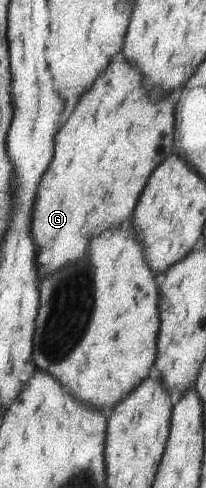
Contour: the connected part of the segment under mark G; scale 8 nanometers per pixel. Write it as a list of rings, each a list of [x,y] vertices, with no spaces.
[[[123,56],[117,58],[117,62],[101,74],[101,78],[97,78],[97,86],[93,86],[93,90],[89,90],[79,104],[81,106],[77,106],[73,118],[69,118],[57,134],[53,164],[45,172],[37,190],[33,210],[33,242],[37,246],[41,279],[73,262],[85,260],[89,254],[89,240],[93,236],[99,236],[107,228],[117,228],[123,220],[127,220],[145,186],[145,180],[153,168],[171,154],[171,102],[169,98],[149,102],[139,74],[125,62]]]

